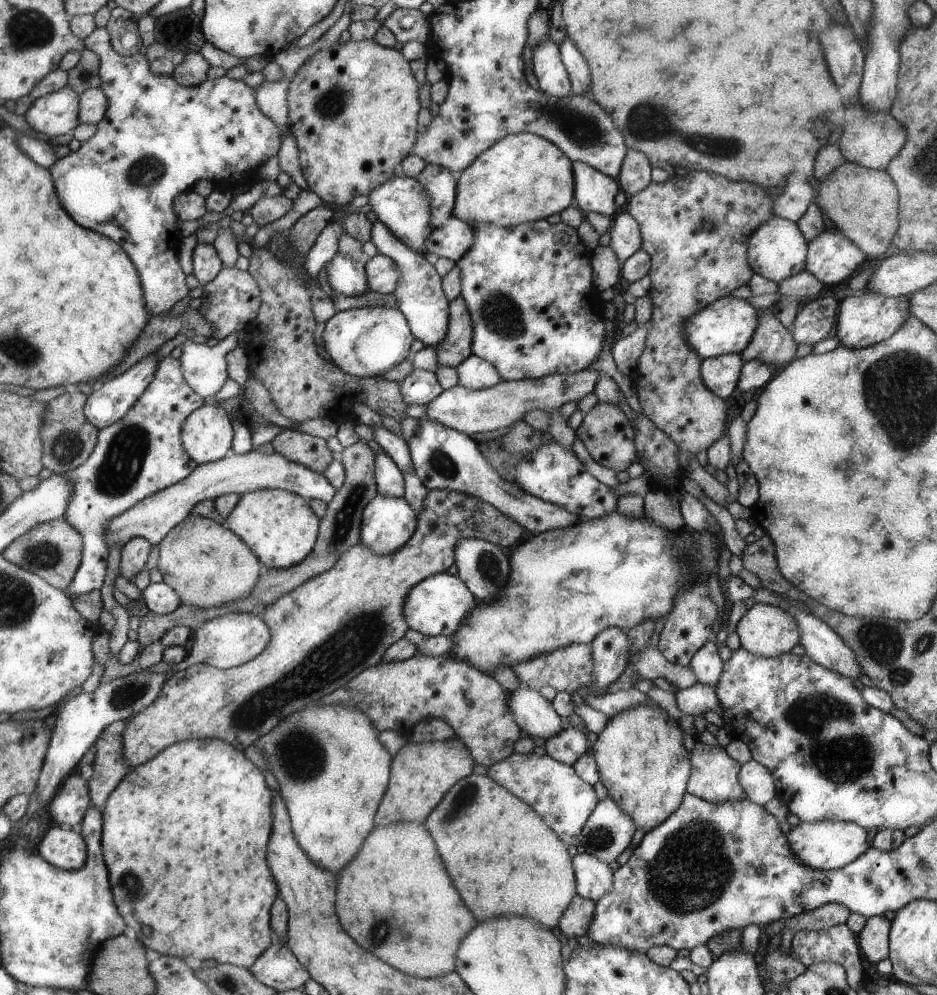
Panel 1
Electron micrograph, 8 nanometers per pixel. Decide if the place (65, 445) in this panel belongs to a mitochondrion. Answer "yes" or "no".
yes

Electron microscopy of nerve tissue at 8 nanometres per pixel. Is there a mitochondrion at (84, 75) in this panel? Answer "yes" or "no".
yes

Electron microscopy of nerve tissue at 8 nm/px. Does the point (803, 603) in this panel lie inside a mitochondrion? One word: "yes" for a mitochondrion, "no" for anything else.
no

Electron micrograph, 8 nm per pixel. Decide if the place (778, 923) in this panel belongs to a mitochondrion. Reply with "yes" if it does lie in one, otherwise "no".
no

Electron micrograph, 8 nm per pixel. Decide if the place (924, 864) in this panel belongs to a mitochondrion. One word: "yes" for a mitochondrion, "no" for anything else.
yes

